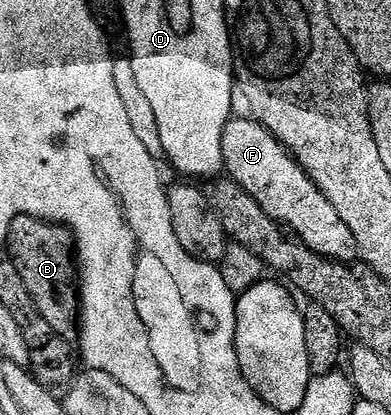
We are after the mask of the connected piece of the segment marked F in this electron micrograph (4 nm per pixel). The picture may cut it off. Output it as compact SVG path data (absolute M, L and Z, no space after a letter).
M252 117L237 118L230 118L222 131L224 174L240 185L274 223L284 225L315 253L338 263L352 264L359 255L357 242L343 217L335 213L335 205L323 197L308 173L262 123Z

